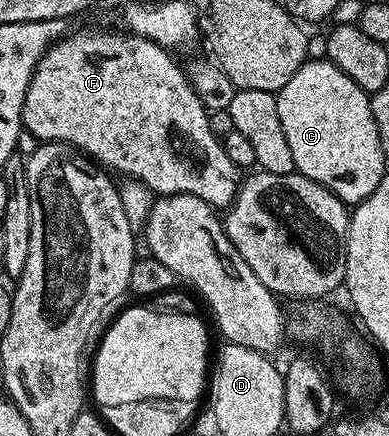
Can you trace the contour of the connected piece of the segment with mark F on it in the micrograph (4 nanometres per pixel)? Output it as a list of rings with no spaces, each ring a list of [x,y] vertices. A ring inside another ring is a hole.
[[[83,30],[80,34],[74,32],[68,33],[59,39],[54,46],[48,50],[46,56],[37,64],[37,68],[31,77],[31,83],[25,96],[23,105],[23,130],[32,134],[40,143],[44,142],[66,142],[68,146],[82,152],[86,157],[94,160],[100,167],[114,172],[116,175],[124,174],[122,177],[127,180],[134,180],[145,184],[157,196],[166,196],[169,194],[188,194],[197,196],[205,200],[211,206],[216,208],[226,208],[230,206],[231,201],[235,199],[236,192],[239,191],[241,181],[241,171],[239,167],[225,156],[220,135],[215,134],[210,126],[210,113],[203,99],[191,85],[191,79],[186,69],[179,67],[174,62],[172,51],[165,49],[164,46],[158,46],[153,40],[145,40],[141,36],[130,32],[123,34],[114,34],[111,30]]]

